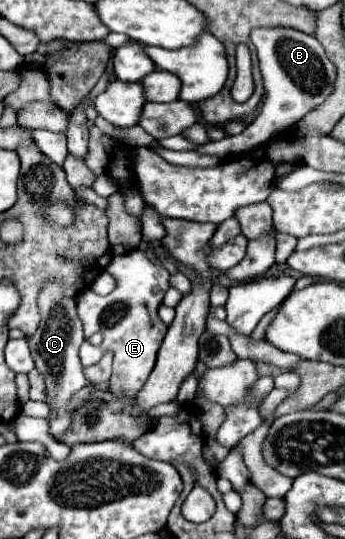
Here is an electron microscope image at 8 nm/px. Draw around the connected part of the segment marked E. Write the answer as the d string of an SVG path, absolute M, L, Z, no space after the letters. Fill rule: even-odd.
M140 249L114 257L110 261L108 271L118 279L116 289L106 297L100 297L94 291L86 289L78 301L78 315L84 323L86 333L86 343L80 347L80 359L84 367L90 367L100 361L104 351L112 351L114 353L114 373L110 377L112 393L118 395L118 391L124 391L130 397L134 397L146 383L148 375L152 373L160 341L164 339L168 329L158 317L158 307L162 305L164 293L170 289L168 285L170 273L162 265L150 261L146 251ZM96 333L102 335L100 345L90 343L90 337Z

